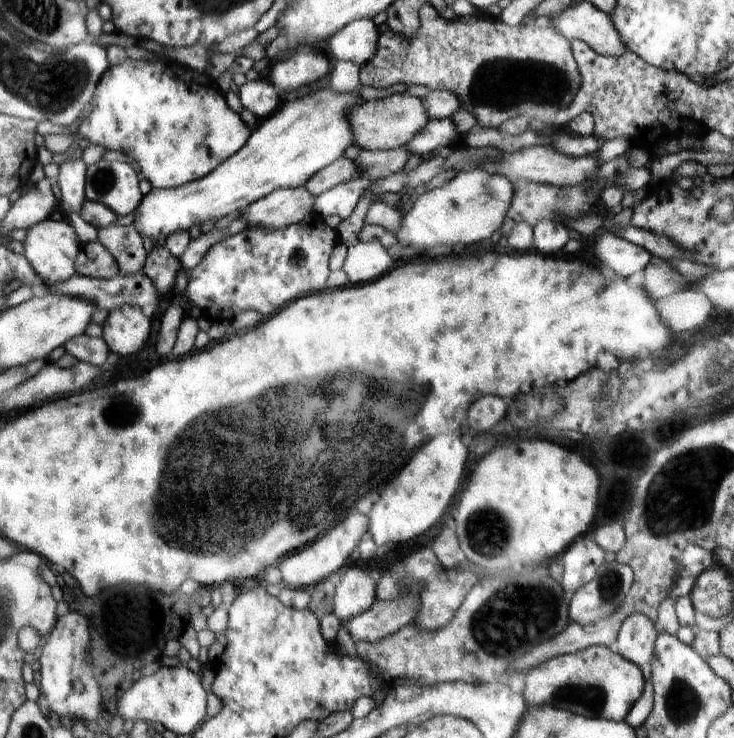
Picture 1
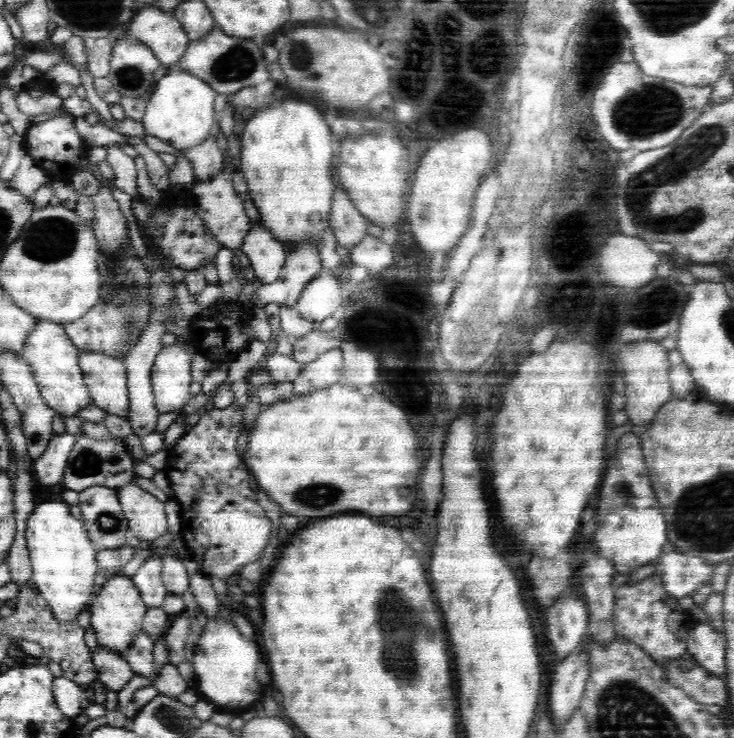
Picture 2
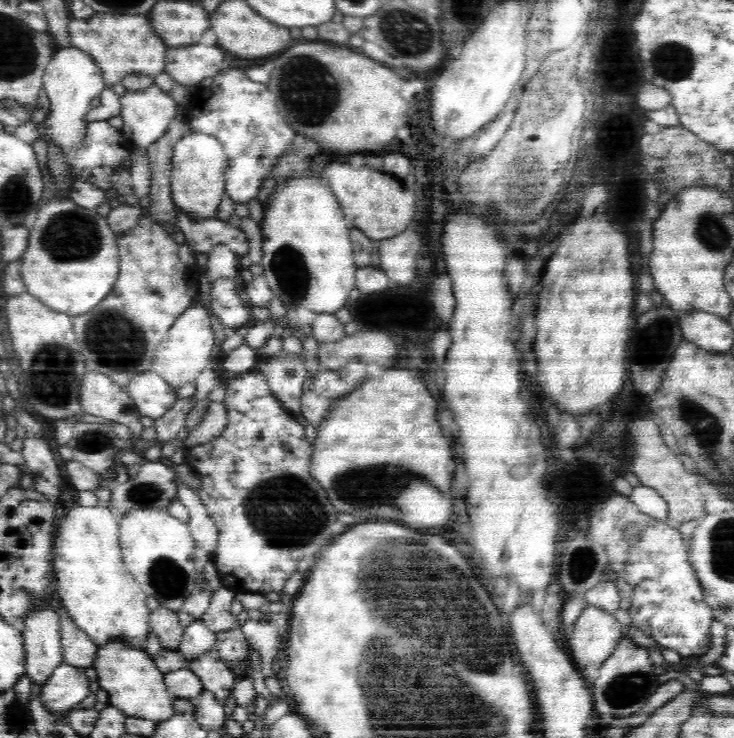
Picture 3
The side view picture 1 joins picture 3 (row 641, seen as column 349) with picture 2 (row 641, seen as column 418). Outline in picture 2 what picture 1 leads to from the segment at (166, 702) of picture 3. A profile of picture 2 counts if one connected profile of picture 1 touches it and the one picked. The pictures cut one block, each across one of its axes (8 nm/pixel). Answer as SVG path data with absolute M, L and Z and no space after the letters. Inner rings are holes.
M126 575L112 576L101 586L91 605L89 606L90 627L96 634L98 644L123 654L132 644L134 637L143 631L143 620L148 610L134 581Z

